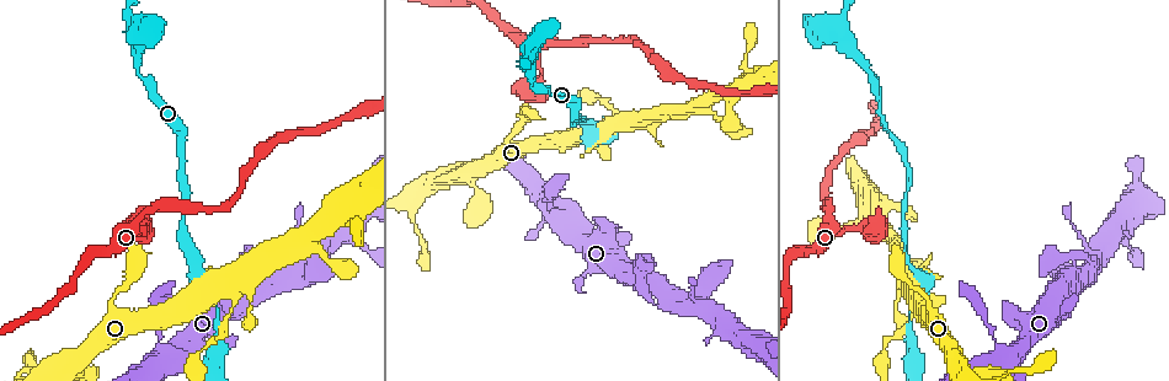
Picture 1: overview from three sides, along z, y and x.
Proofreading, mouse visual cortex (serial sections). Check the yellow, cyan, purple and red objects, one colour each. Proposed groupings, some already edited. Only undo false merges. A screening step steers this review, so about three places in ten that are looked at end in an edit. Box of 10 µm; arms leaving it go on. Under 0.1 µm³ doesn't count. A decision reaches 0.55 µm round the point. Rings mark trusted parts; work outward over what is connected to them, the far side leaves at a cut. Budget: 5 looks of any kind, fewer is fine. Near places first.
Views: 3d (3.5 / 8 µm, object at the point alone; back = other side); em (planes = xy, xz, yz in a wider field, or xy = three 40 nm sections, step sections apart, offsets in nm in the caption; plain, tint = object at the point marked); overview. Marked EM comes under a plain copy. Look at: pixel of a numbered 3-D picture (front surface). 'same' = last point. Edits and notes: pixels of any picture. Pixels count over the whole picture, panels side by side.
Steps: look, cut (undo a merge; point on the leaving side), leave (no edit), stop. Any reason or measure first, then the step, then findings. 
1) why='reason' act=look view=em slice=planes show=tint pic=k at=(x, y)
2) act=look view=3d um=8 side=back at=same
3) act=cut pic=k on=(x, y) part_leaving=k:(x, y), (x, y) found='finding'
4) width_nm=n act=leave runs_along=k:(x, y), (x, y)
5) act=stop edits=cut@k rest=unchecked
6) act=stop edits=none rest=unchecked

why='three-way junction' act=look view=3d um=3.5 pic=1 at=(215, 288)

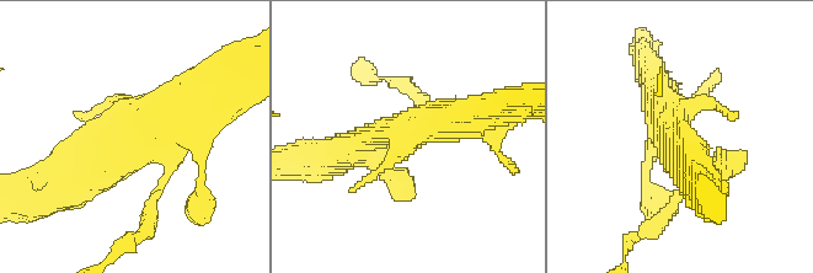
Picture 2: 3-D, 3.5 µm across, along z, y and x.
act=look view=em slice=planes show=tint pic=2 at=(130, 138)

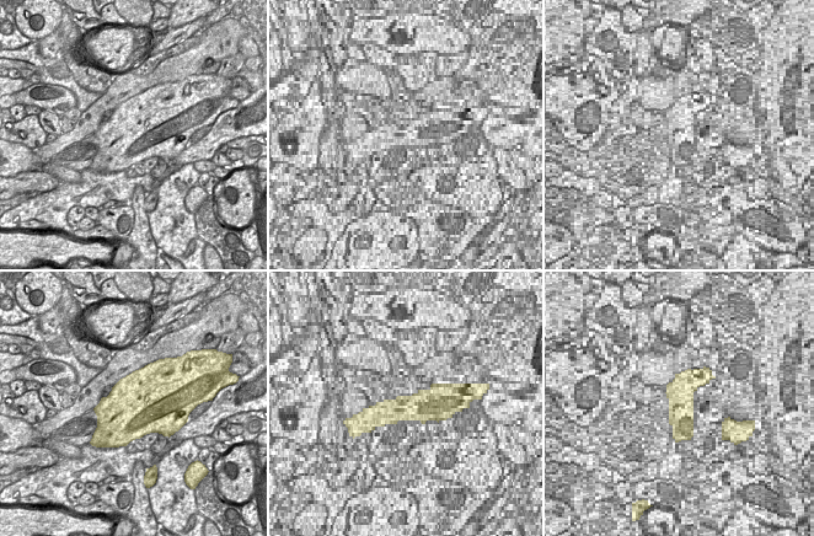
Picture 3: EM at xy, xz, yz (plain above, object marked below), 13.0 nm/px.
why='cut it another way' act=look view=em slice=xy step=3 show=tint at=same

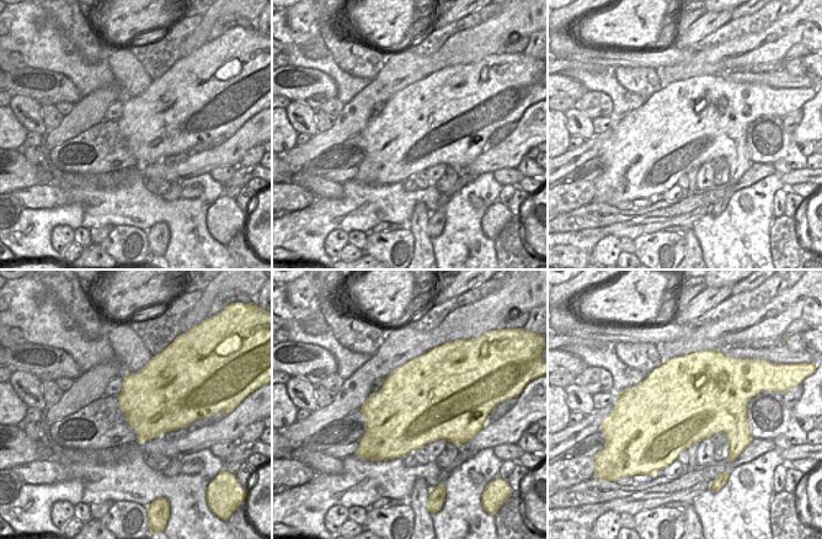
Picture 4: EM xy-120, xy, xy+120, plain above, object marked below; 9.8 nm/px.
act=leave found='one cell here'

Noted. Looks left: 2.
act=look view=em slice=xy step=5 show=tint pic=1 at=(149, 231)

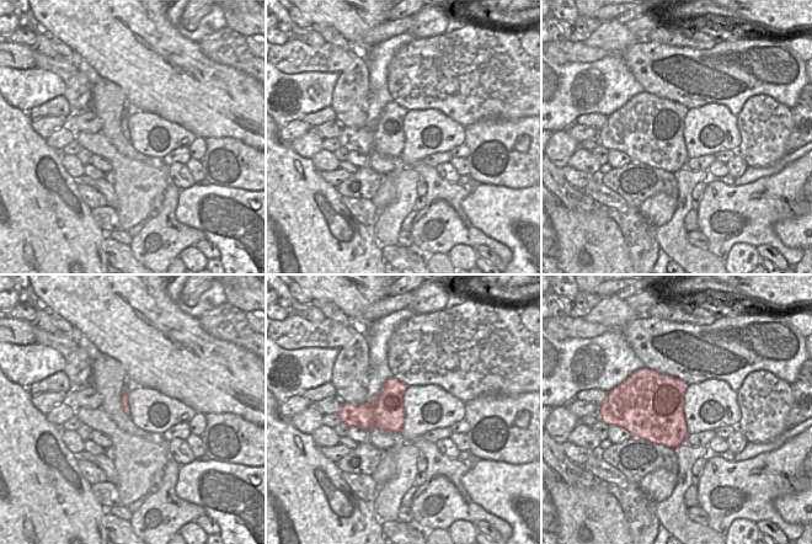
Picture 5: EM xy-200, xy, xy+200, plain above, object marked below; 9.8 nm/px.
why='see where the arms go' act=look view=3d um=3.5 side=back at=same

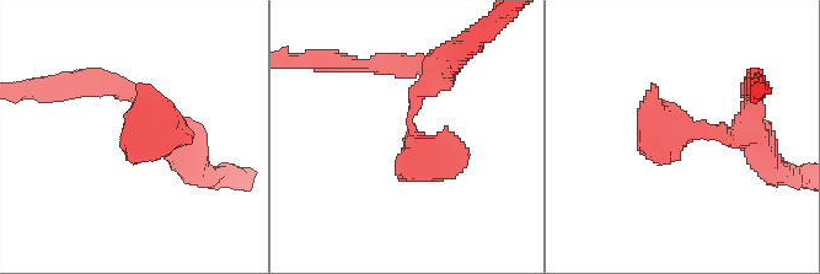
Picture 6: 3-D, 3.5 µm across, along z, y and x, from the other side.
width_nm=340 act=leave runs_along=6:(754, 141), (669, 134), (653, 85) found='all the same cell'

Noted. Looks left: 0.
act=stop edits=none rest=unchecked

